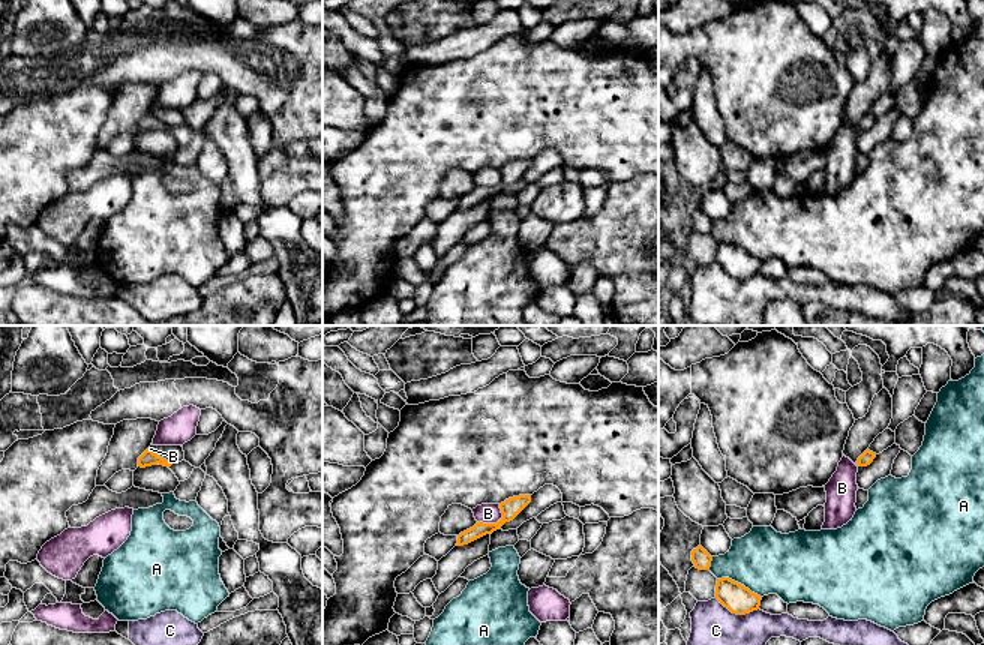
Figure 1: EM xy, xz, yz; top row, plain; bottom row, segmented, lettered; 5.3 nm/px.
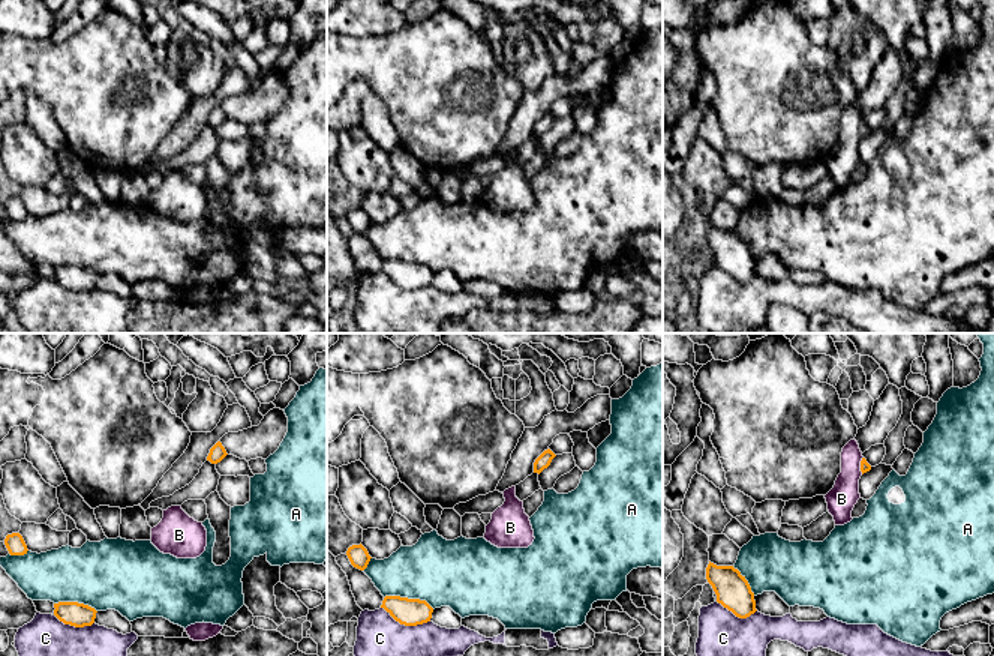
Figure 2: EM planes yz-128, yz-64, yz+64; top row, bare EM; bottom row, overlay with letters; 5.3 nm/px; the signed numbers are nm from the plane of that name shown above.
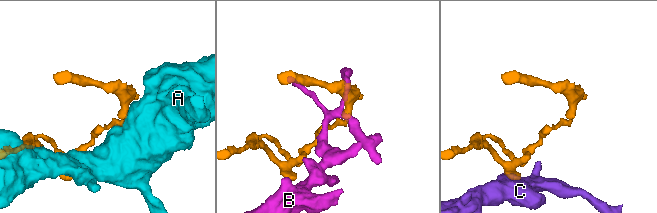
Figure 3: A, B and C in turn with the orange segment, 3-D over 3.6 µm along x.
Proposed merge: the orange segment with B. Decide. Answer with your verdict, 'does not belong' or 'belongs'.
does not belong

